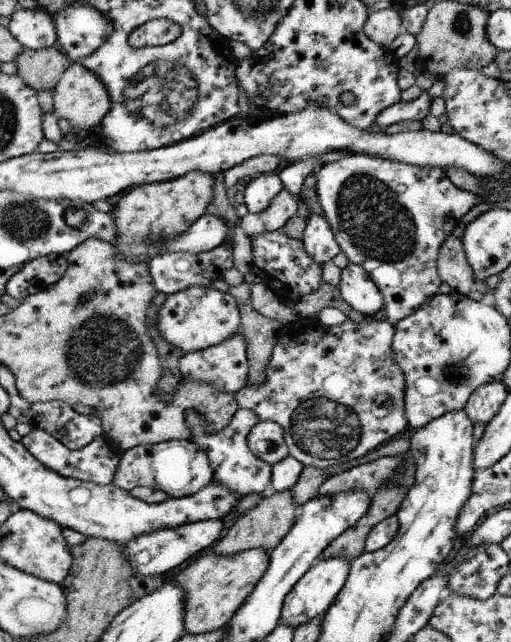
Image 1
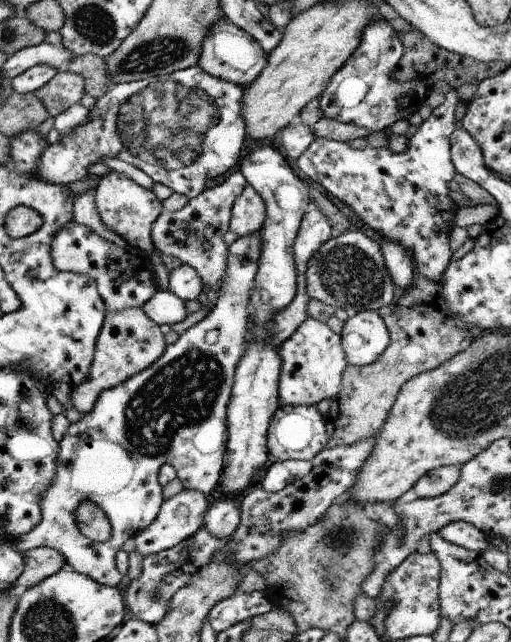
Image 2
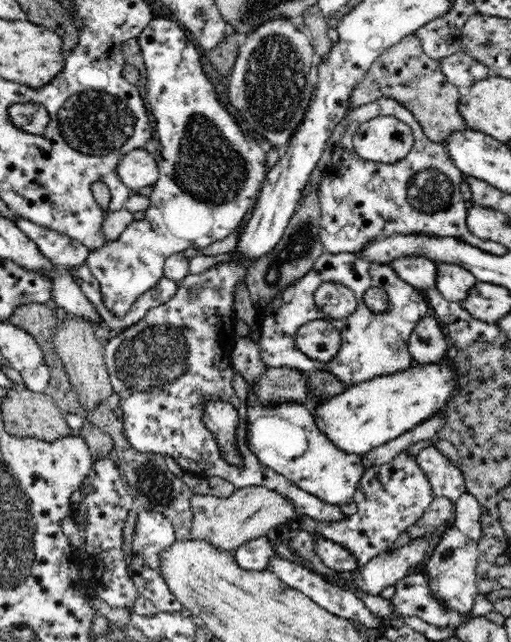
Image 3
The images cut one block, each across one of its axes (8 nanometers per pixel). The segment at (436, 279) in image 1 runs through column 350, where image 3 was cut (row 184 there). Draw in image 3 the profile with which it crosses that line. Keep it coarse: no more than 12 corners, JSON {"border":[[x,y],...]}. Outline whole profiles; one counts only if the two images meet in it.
{"border":[[169,18],[137,38],[162,144],[143,220],[89,252],[124,318],[230,236],[266,152]]}

